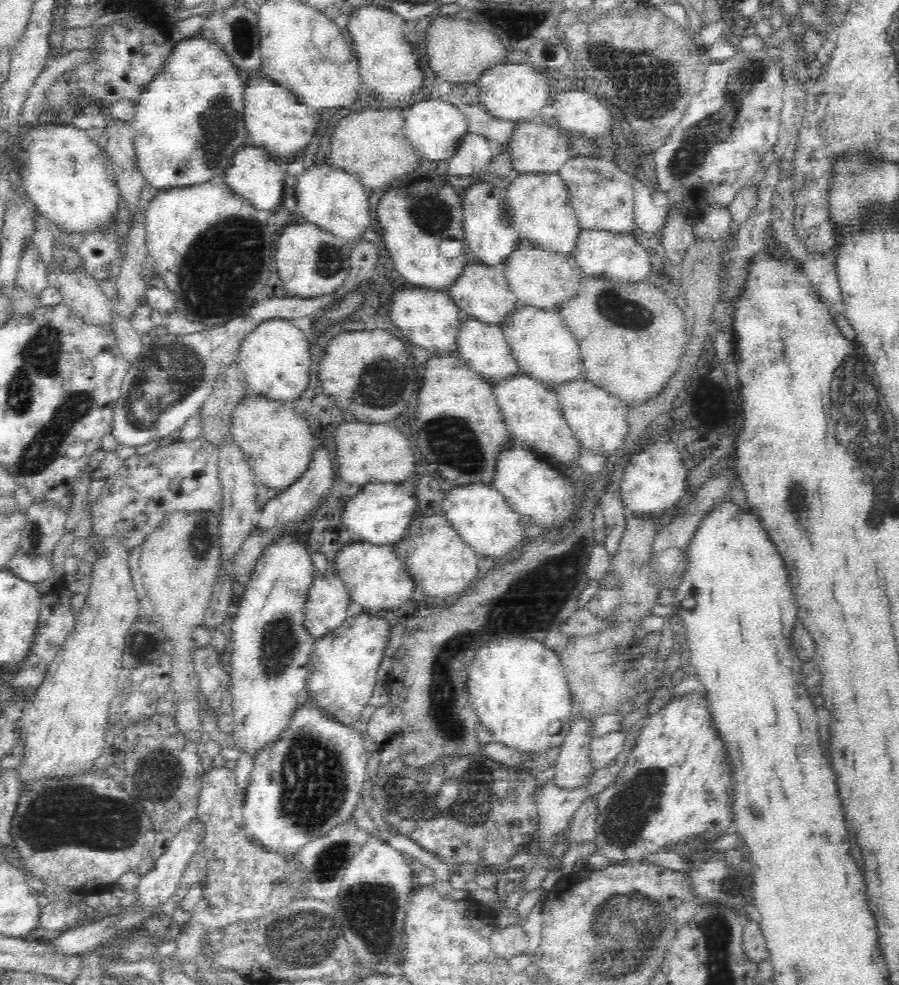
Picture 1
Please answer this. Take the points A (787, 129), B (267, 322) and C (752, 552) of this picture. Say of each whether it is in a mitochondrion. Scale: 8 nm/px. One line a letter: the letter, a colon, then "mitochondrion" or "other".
A: other
B: other
C: other

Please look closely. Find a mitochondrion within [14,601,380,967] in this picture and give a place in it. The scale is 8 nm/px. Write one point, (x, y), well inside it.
(58, 815)

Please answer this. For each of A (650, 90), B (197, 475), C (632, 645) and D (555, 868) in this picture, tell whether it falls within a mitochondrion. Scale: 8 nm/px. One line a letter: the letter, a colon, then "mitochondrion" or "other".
A: mitochondrion
B: other
C: other
D: other

